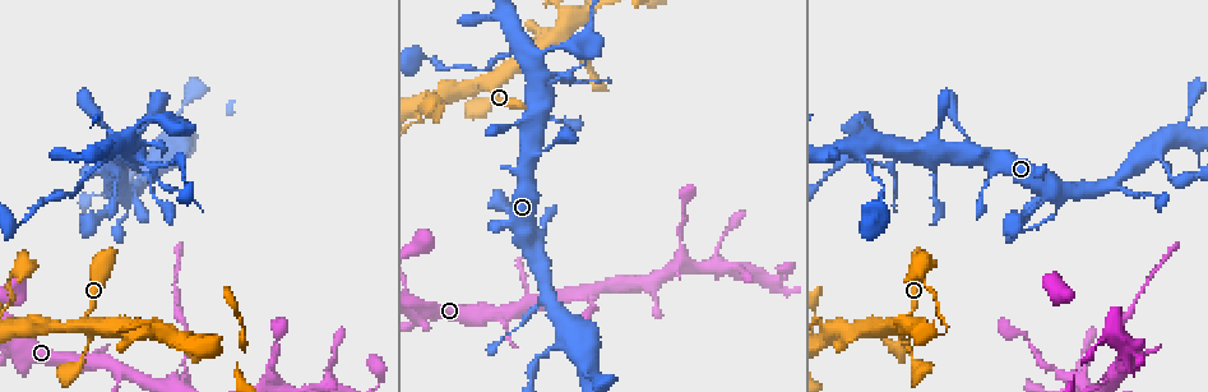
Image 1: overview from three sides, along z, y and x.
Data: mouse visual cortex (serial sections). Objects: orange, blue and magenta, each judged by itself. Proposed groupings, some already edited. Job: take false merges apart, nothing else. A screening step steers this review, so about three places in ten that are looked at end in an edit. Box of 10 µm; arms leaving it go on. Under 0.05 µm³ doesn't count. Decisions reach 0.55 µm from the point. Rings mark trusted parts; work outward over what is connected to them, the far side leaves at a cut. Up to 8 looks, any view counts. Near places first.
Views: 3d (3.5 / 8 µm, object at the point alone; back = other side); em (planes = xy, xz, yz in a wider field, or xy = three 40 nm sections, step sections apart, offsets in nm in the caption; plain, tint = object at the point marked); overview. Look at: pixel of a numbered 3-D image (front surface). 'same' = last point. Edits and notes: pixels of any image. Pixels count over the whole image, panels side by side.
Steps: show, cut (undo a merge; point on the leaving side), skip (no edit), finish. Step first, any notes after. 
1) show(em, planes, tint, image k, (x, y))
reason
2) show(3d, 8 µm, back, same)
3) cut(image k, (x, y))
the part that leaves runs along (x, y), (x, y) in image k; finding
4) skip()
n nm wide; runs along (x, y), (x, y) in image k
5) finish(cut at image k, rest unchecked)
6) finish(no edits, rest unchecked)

show(3d, 3.5 µm, image 1, (480, 71))
calibre changes

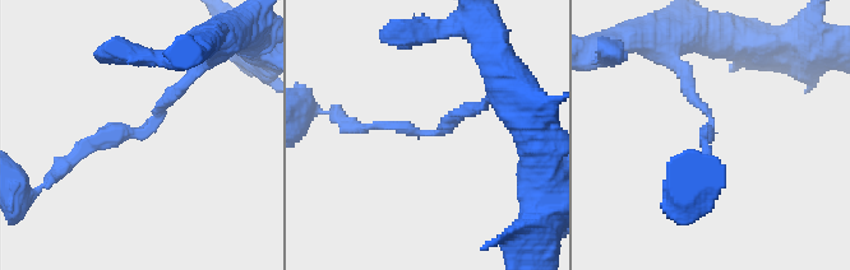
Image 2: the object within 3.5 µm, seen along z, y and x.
show(em, xy, step 1, tint, image 2, (434, 131))
now the EM

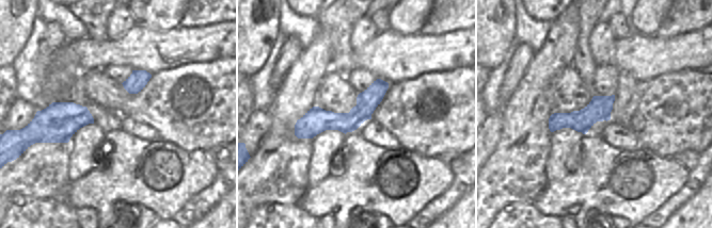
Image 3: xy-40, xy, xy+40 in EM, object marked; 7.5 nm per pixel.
skip()
arms of 150, 150 nm; runs along (201, 65), (142, 127), (72, 159) in image 2; one cell here

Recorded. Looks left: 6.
show(3d, 8 µm, image 1, (67, 328))
thin arm on a thick one

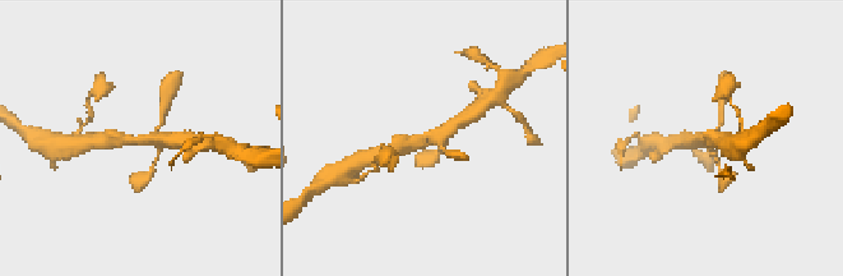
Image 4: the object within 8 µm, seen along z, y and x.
show(em, planes, tint, same)
4 arms; arms of 150, 150, 350, 400 nm

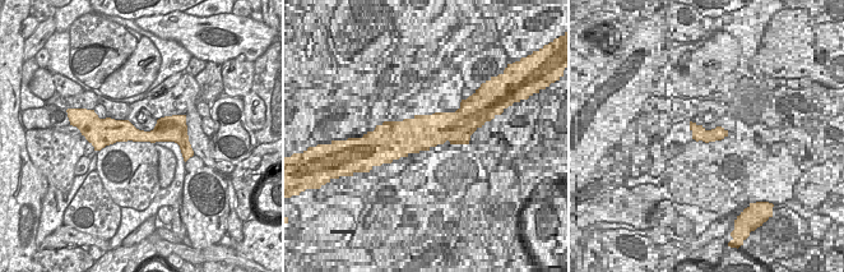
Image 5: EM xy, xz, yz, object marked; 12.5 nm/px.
skip()
280 nm wide; runs along (100, 130), (181, 138) in image 5; one cell here

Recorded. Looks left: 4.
show(3d, 3.5 µm, image 1, (426, 108))
sharp bend

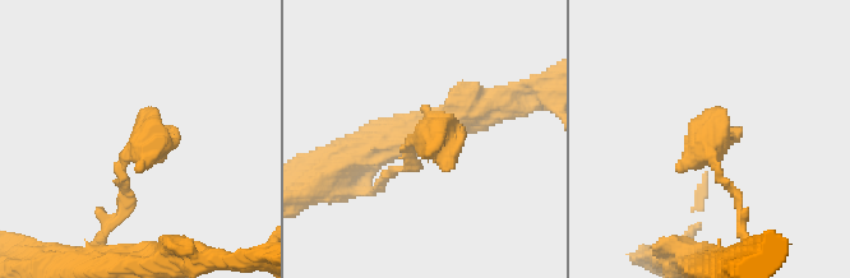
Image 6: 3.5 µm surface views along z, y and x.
show(em, planes, tint, image 6, (421, 139))

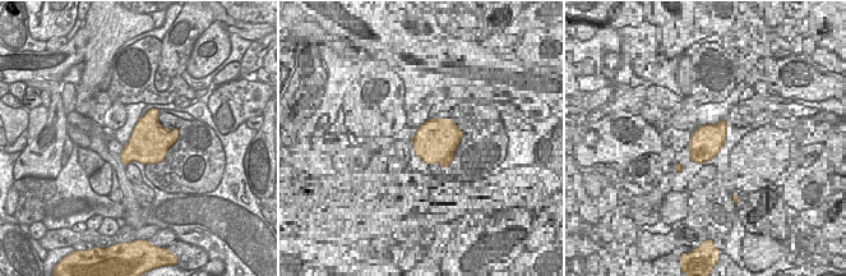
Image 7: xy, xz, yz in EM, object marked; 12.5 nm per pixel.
skip()
runs along (118, 214), (121, 163), (164, 128) in image 6; all the same cell

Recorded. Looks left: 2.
show(em, xy, step 3, tint, image 1, (563, 323))
sudden change in width

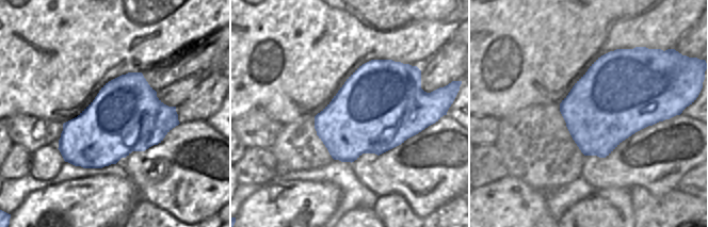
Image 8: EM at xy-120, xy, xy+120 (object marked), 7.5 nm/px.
show(3d, 3.5 µm, same)
wider look

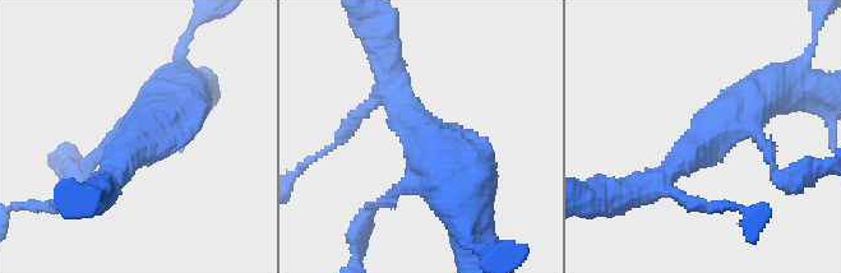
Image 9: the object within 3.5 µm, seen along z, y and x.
skip()
650 nm wide; runs along (659, 181), (721, 121), (780, 91) in image 9; one cell here

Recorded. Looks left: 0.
finish(no edits, rest unchecked)

